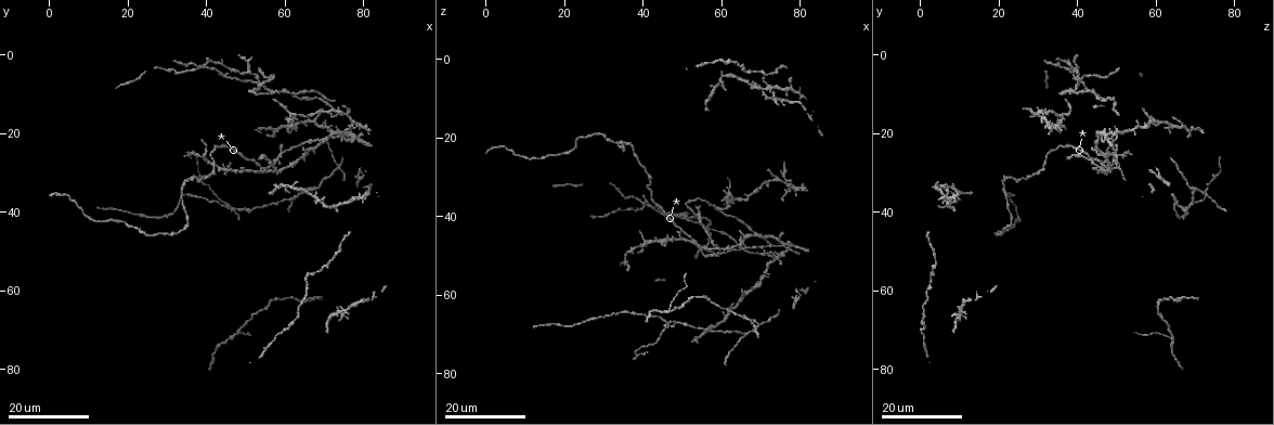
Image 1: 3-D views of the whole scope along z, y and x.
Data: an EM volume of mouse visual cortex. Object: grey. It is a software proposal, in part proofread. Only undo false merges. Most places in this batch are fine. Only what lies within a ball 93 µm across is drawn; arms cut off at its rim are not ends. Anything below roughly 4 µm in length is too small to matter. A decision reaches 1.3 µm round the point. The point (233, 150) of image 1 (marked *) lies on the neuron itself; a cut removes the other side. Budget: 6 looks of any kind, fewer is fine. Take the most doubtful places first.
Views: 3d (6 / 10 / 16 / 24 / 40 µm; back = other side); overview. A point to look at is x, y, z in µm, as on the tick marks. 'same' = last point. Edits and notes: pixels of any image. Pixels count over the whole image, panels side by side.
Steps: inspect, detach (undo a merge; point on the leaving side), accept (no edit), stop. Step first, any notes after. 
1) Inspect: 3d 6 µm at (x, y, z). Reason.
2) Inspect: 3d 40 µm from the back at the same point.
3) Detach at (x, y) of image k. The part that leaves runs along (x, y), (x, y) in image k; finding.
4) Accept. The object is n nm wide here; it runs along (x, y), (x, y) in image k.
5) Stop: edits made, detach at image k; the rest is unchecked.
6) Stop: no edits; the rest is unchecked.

Inspect: 3d 16 µm at (53.0, 7.0, 40.0). Looks like a crossing.

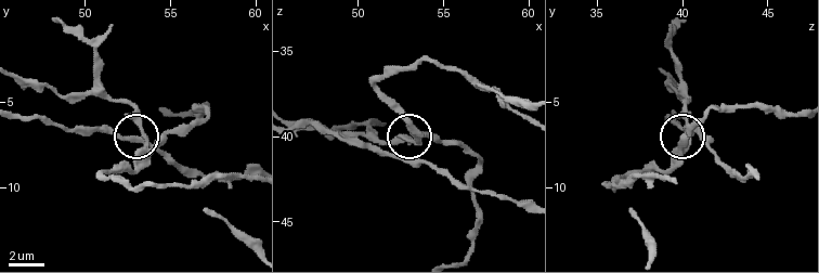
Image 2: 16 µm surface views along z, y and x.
Inspect: 3d 6 µm at (53.6, 7.1, 40.4).

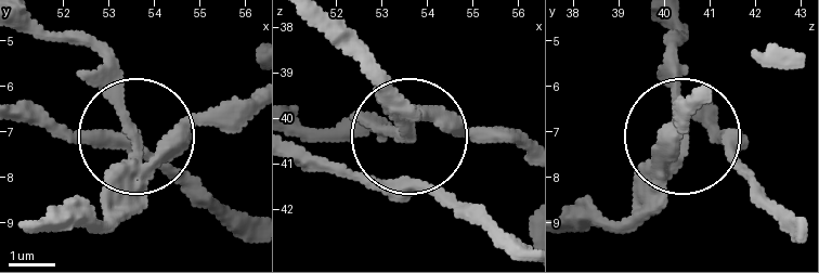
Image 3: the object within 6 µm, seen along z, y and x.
Accept. The side arm is 33 µm long; all the same neuron.

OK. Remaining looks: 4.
Inspect: 3d 24 µm at (57.5, 10.0, 37.5). Two arms in line, one across.

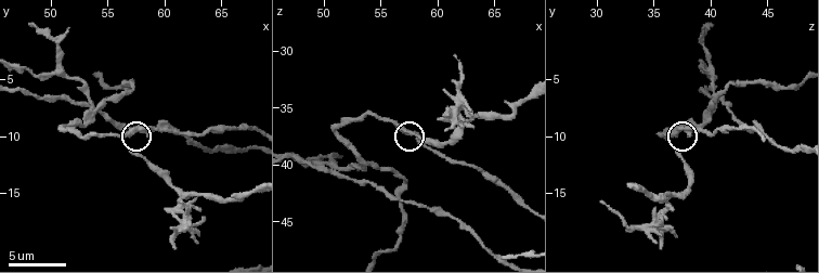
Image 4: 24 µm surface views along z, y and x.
Inspect: 3d 10 µm at (57.0, 9.6, 36.8).

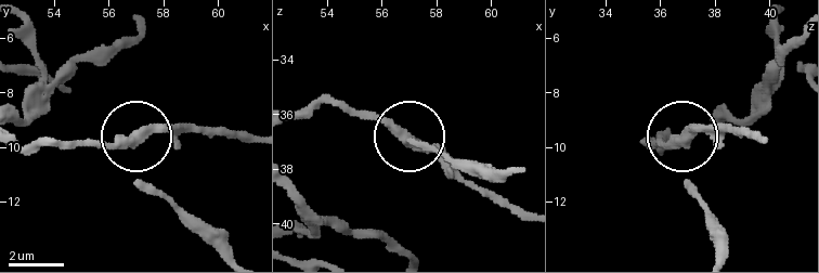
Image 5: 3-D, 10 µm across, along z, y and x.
Accept. It runs along (20, 146), (117, 146), (145, 132), (192, 128) in image 5; continuous, no second neuron.

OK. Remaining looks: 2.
Inspect: 3d 24 µm at (47.0, 71.5, 63.5). Branch point.

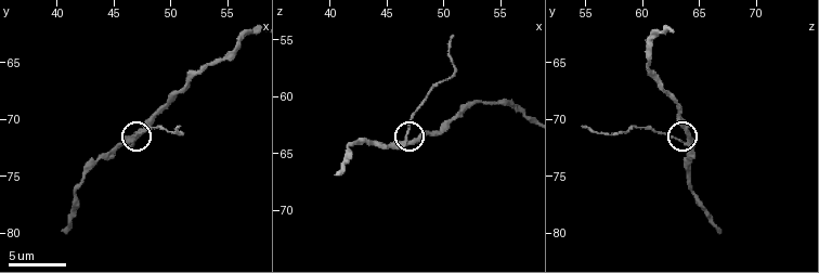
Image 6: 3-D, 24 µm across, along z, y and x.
Inspect: 3d 10 µm at (46.6, 72.0, 64.0). Closer look.

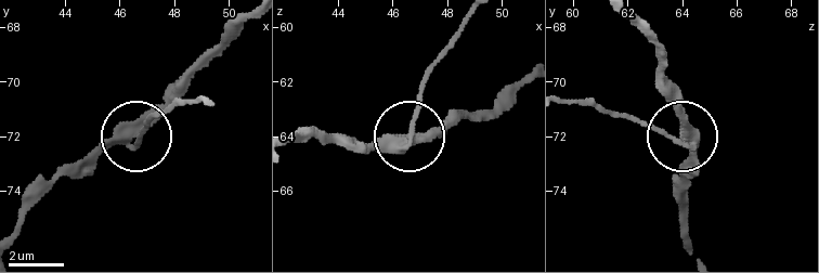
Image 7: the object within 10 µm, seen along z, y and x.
Detach at (414, 114) of image 7. 3 arms meet here; the part that leaves runs along (687, 146), (612, 111), (563, 100) in image 7; a second neuron is stuck on.

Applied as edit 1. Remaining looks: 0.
Stop: edits made, detach at image 7; the rest is unchecked.

